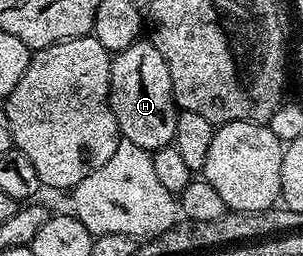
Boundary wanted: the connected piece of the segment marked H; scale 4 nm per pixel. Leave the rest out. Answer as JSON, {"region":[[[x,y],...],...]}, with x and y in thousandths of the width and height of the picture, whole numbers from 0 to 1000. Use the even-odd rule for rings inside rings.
{"region":[[[469,148],[383,207],[360,254],[360,410],[380,445],[386,512],[446,570],[472,570],[495,602],[561,574],[578,539],[578,477],[591,434],[571,395],[564,289],[538,211],[488,152]]]}

